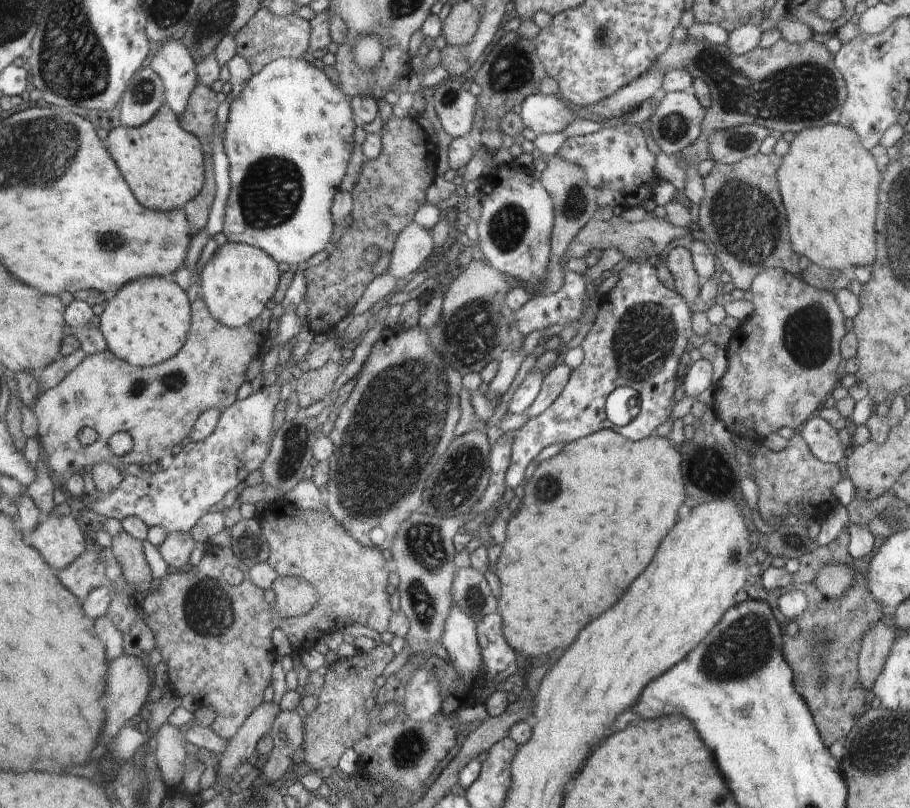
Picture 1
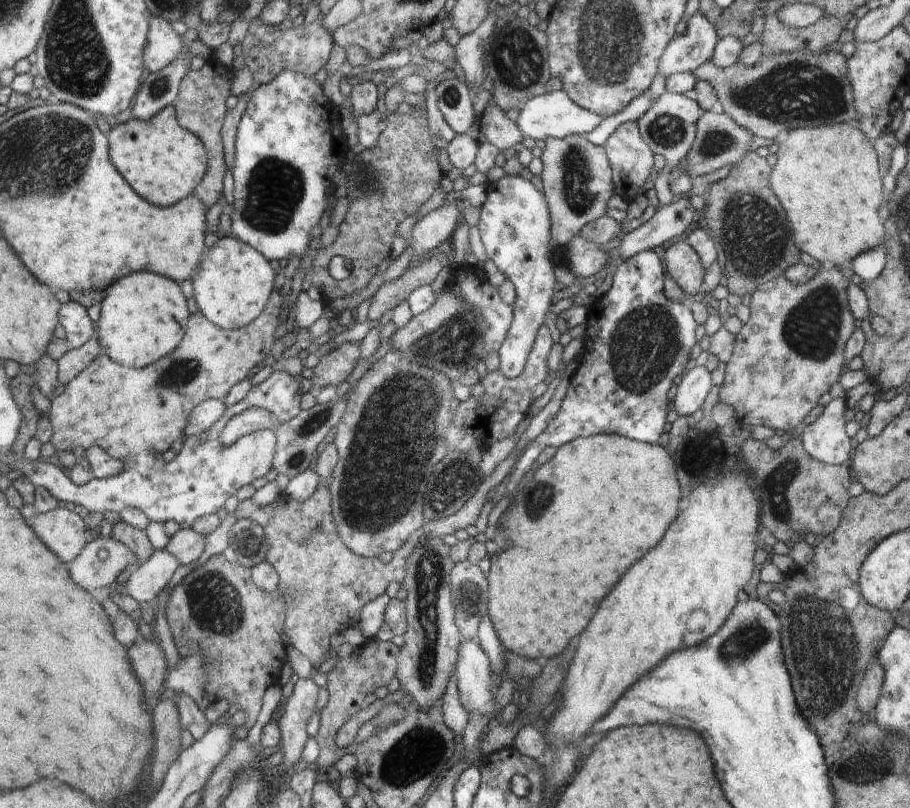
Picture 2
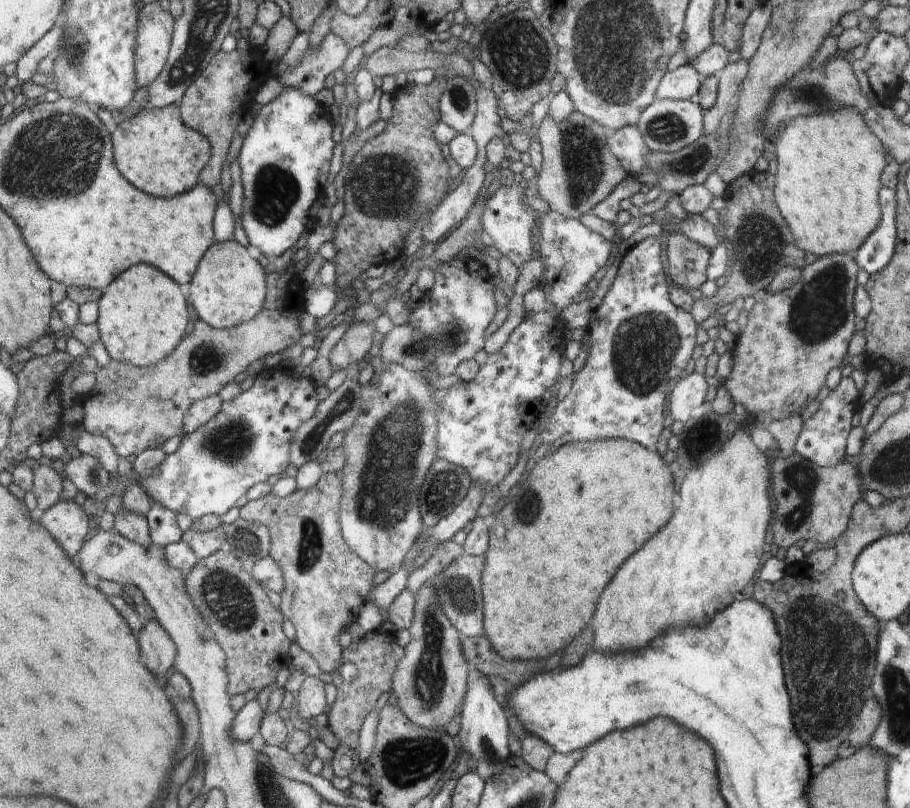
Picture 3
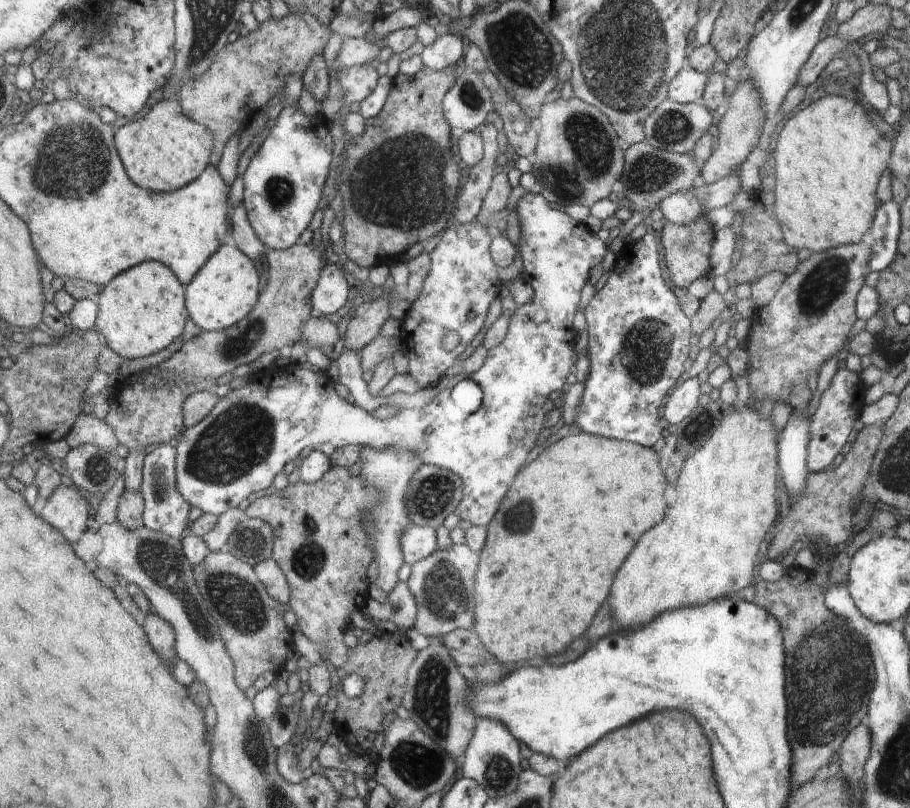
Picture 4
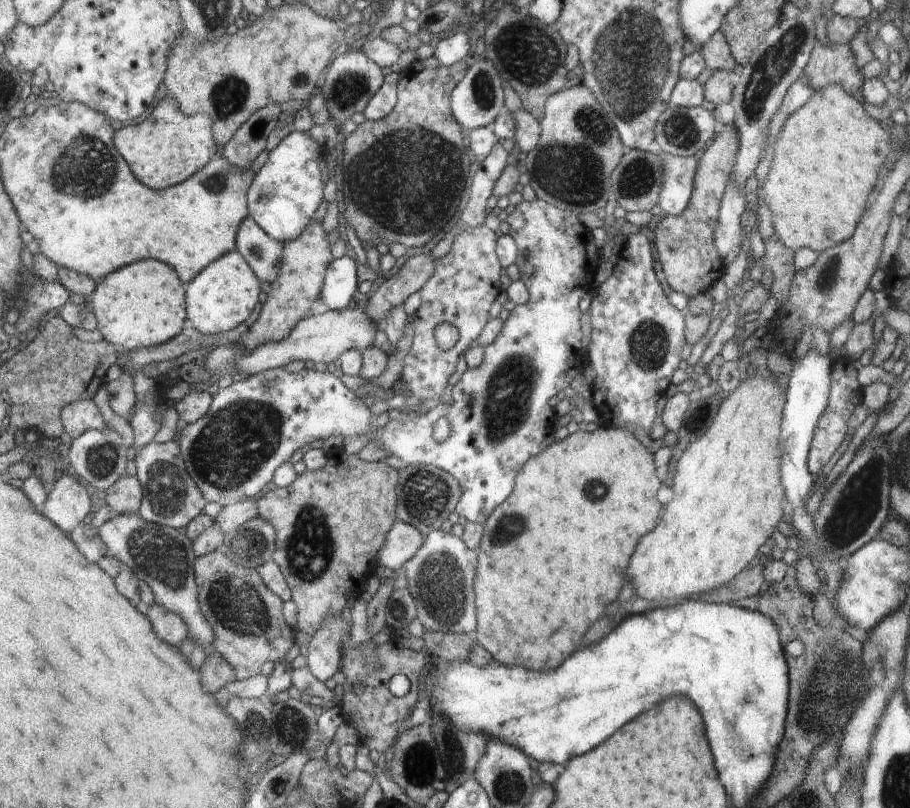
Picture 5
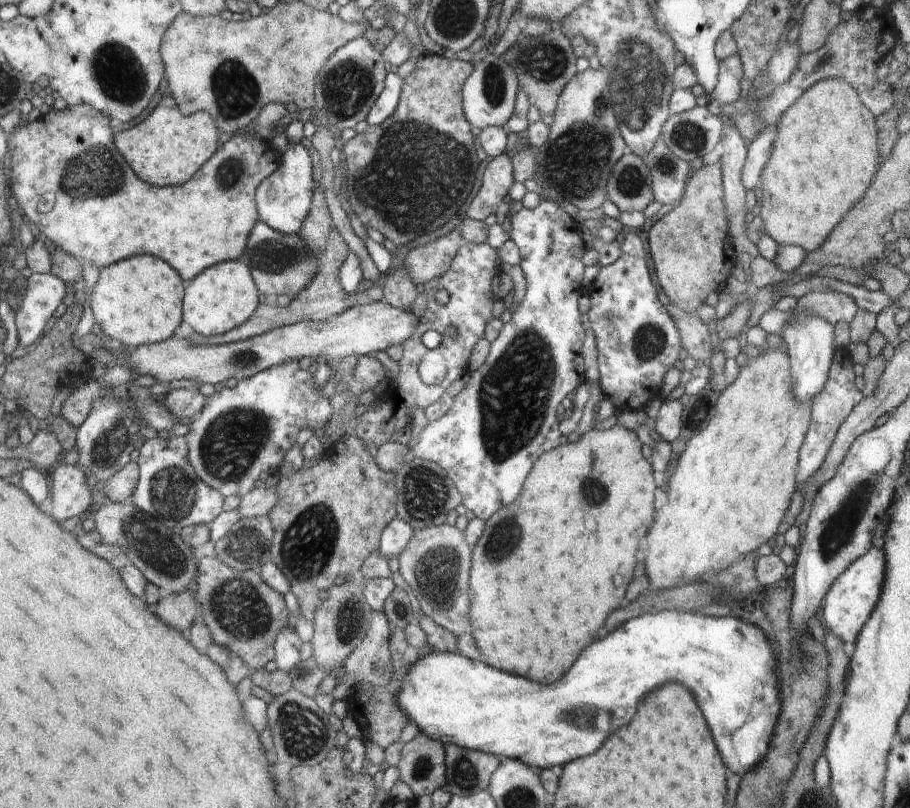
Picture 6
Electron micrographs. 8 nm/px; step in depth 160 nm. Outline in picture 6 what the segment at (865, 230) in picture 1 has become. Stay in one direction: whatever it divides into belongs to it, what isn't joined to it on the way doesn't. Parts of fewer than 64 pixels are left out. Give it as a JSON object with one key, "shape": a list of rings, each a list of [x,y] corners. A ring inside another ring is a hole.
{"shape":[[[822,79],[803,92],[781,116],[777,137],[758,186],[757,229],[768,234],[778,246],[798,245],[807,253],[828,240],[845,214],[864,196],[879,169],[876,117],[845,79]]]}

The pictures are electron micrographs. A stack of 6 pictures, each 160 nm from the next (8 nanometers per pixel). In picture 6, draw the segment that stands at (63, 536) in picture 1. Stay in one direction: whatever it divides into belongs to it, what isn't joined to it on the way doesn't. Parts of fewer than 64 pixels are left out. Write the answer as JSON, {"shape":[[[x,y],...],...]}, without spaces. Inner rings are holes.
{"shape":[[[61,463],[52,477],[52,511],[60,522],[80,516],[90,508],[90,488],[77,465]]]}

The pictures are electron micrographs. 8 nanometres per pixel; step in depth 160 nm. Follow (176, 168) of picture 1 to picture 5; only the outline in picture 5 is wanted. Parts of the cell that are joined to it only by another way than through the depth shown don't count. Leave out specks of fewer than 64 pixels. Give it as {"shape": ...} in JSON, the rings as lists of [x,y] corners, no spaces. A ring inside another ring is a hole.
{"shape":[[[166,95],[150,117],[143,122],[122,127],[114,137],[114,144],[133,173],[147,187],[164,190],[188,180],[209,164],[218,150],[213,137],[213,121],[209,114],[186,115],[177,99]]]}

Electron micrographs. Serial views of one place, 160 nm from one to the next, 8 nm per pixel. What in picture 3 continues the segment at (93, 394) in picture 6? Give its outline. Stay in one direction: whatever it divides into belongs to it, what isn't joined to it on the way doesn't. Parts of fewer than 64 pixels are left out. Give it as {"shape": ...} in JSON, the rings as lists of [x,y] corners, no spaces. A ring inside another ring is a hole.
{"shape":[[[80,428],[81,434],[76,442],[76,448],[82,454],[95,456],[100,464],[109,472],[110,476],[117,470],[118,455],[116,447],[104,435],[90,434]]]}

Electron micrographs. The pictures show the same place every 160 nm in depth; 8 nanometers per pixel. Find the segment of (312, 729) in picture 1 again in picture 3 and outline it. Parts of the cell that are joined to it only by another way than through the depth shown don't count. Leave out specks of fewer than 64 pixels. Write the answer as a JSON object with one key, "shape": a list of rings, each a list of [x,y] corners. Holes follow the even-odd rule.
{"shape":[[[382,629],[372,631],[359,642],[355,649],[346,650],[346,660],[352,660],[358,669],[358,676],[351,682],[344,681],[338,672],[332,674],[334,686],[337,688],[335,702],[330,713],[324,717],[334,736],[340,744],[356,751],[358,748],[358,734],[366,716],[376,709],[376,701],[384,692],[391,692],[392,675],[397,667],[397,662],[402,658],[405,650],[396,643],[396,634],[385,632]]]}

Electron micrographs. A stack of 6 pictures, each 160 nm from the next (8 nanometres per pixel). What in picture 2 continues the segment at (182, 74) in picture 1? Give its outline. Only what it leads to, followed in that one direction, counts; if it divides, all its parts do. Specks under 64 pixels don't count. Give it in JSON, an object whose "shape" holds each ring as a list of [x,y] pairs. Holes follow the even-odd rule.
{"shape":[[[154,15],[149,30],[149,44],[145,49],[145,65],[148,73],[155,73],[180,60],[184,55],[184,38],[162,17]]]}

